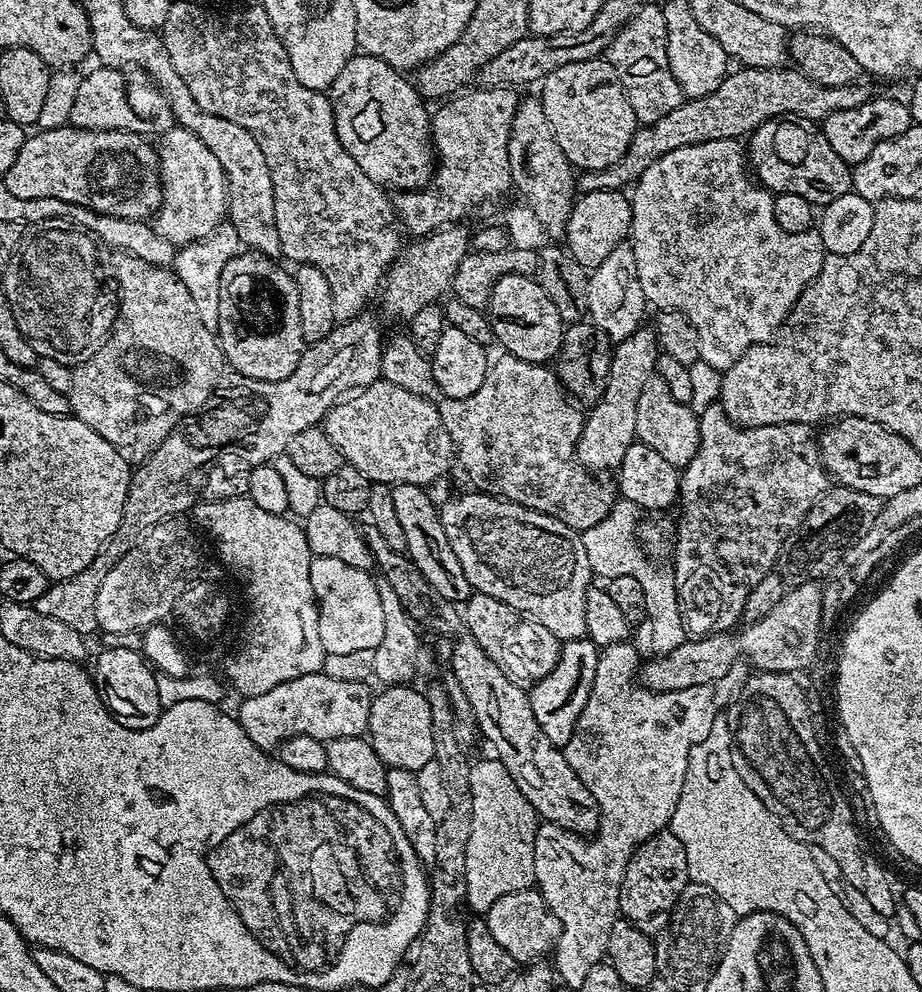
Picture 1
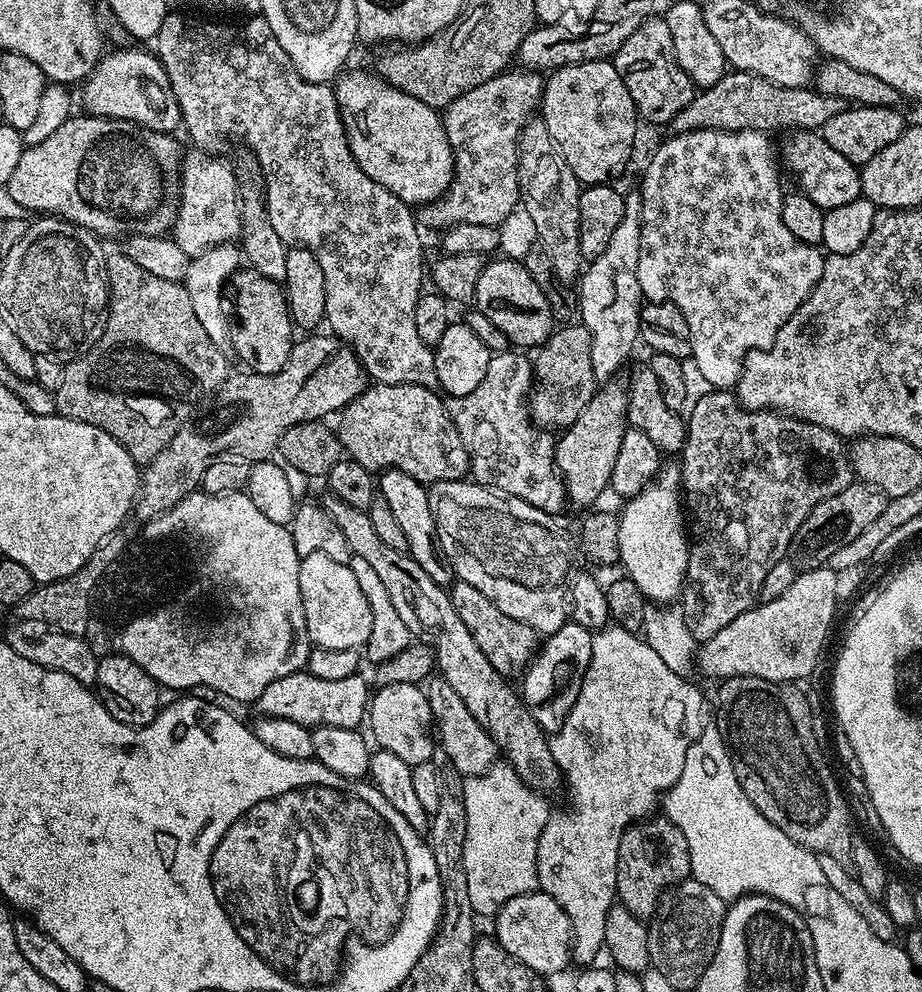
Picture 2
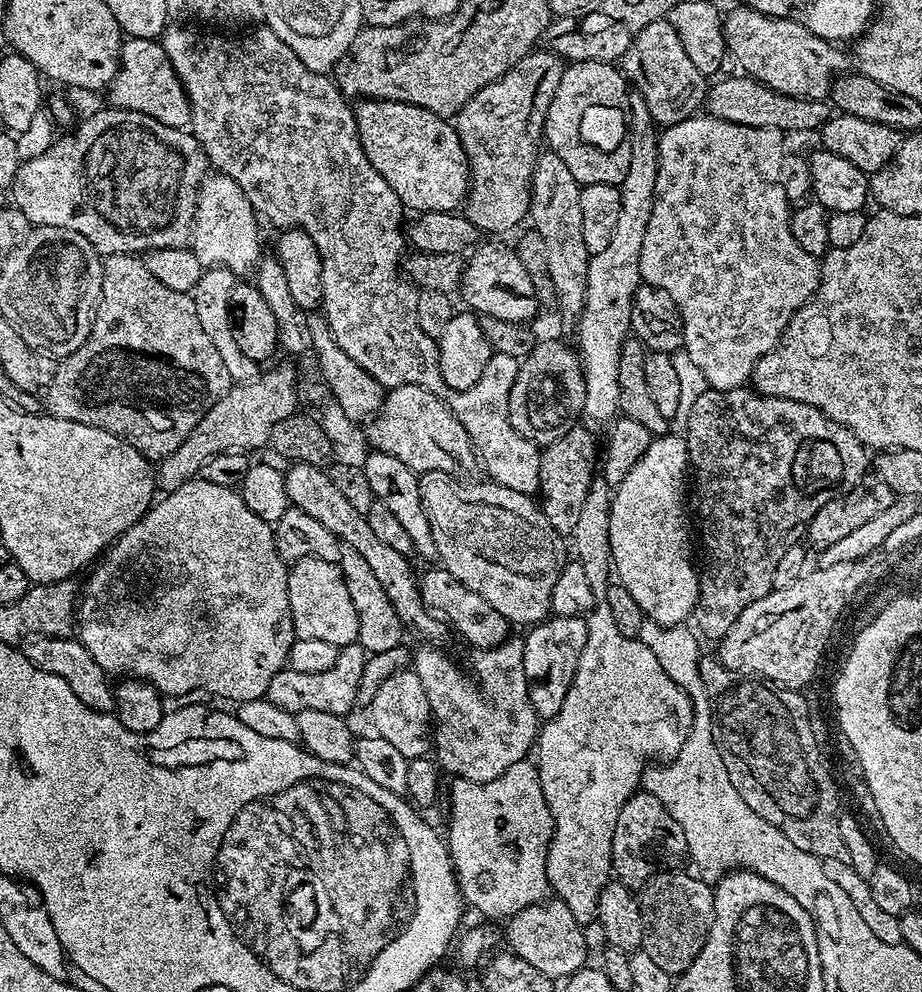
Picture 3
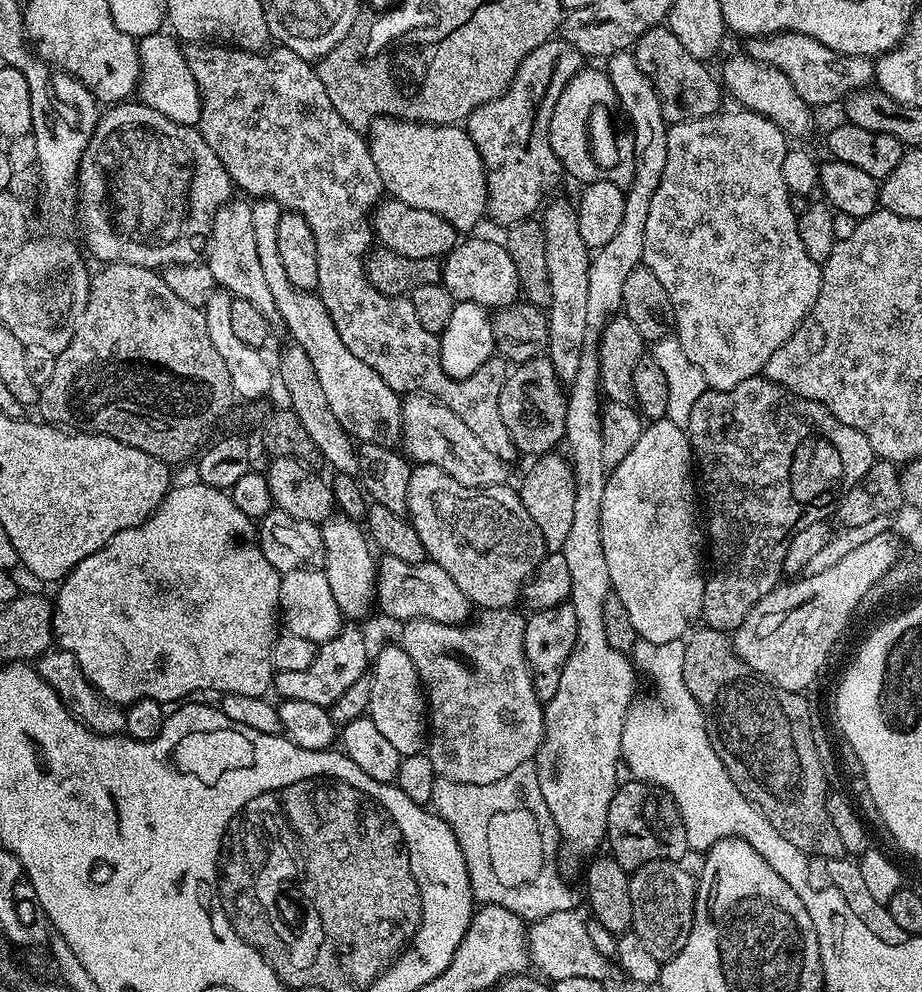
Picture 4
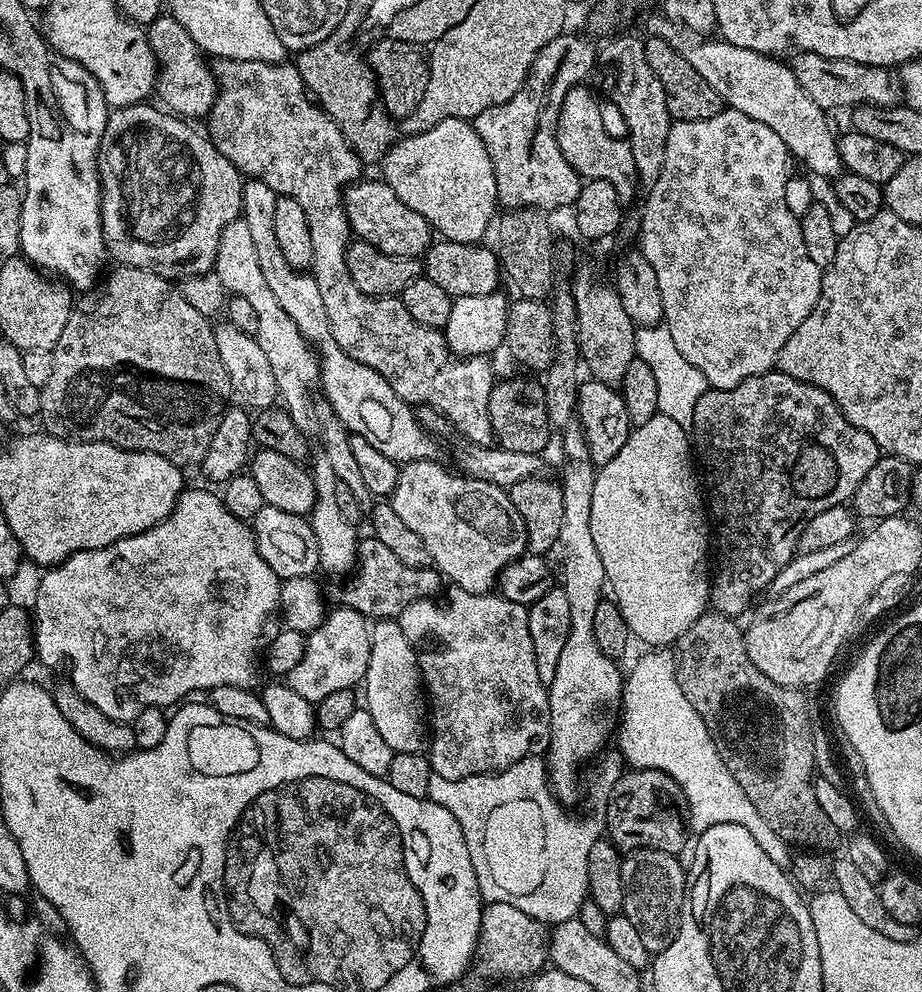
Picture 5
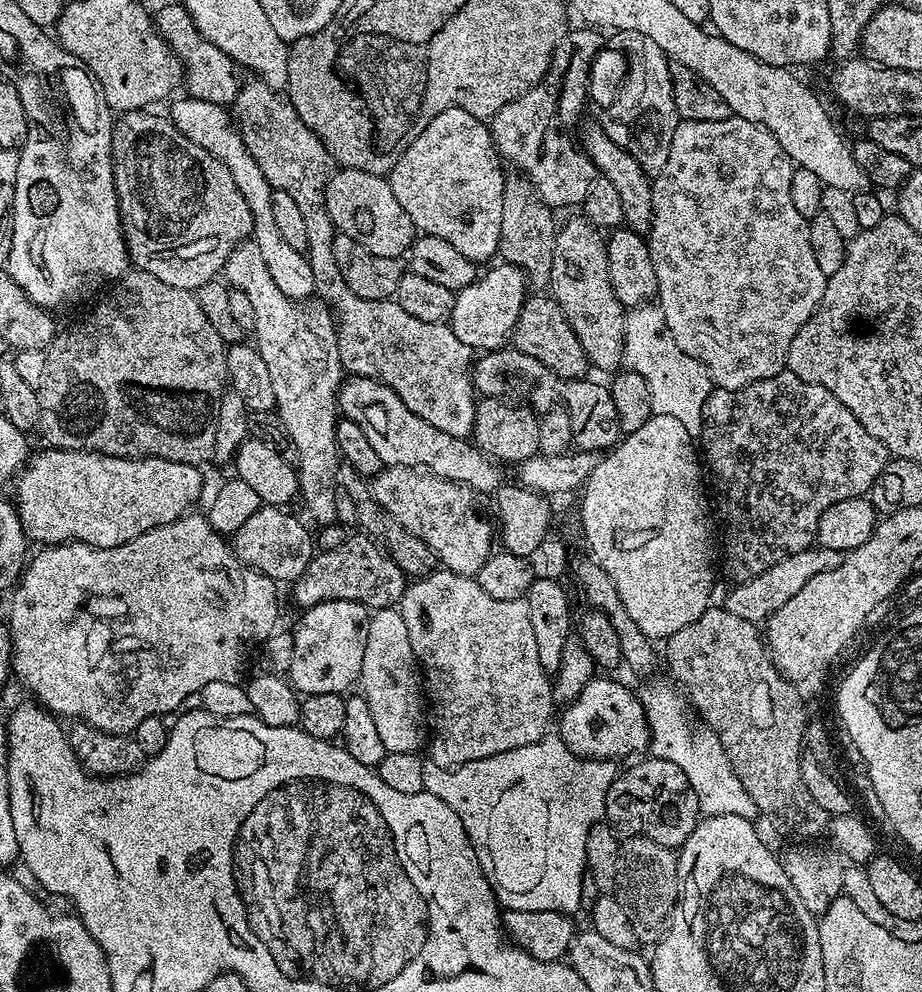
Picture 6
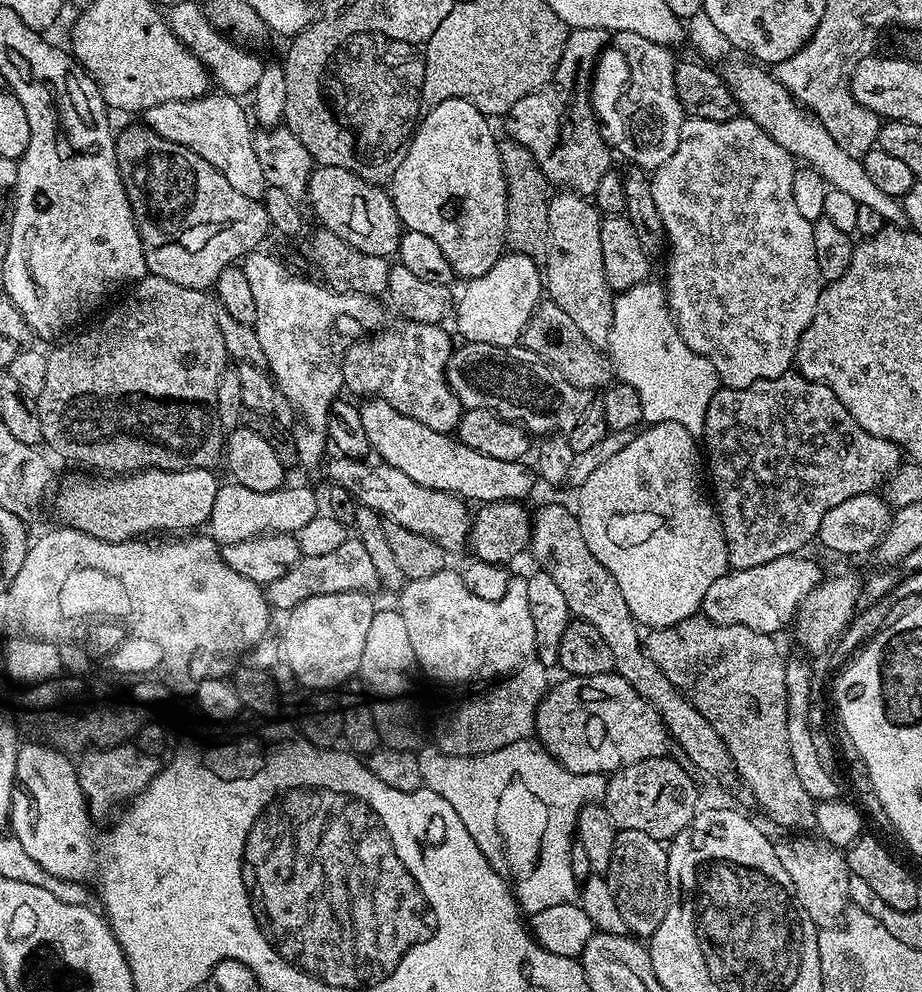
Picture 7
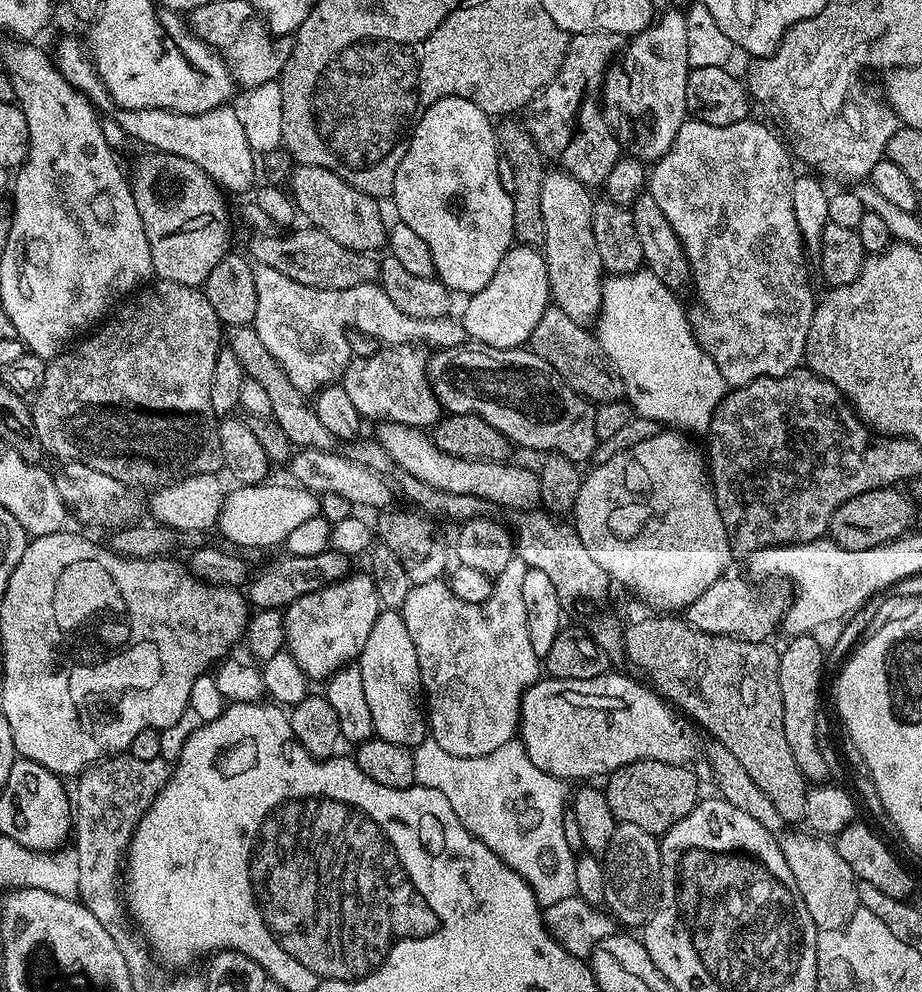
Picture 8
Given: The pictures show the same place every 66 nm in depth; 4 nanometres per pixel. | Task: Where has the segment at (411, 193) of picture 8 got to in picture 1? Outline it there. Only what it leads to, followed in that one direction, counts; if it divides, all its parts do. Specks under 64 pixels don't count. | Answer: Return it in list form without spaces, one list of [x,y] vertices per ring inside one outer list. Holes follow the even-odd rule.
[[[357,54],[348,59],[346,66],[342,66],[342,71],[338,73],[338,78],[334,78],[330,89],[338,142],[342,142],[346,154],[350,154],[354,162],[358,162],[358,170],[362,170],[366,178],[388,190],[426,188],[434,175],[430,112],[429,109],[424,109],[426,101],[417,92],[415,83],[404,76],[407,75],[401,69],[390,66],[382,58]]]

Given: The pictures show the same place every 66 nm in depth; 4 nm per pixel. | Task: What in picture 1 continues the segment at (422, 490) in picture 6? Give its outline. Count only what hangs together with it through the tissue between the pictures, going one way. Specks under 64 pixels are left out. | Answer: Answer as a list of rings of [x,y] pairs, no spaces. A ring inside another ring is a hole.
[[[479,490],[467,491],[445,504],[441,503],[439,509],[442,530],[446,530],[450,550],[454,550],[458,562],[462,562],[462,570],[472,589],[490,594],[490,598],[498,598],[506,602],[506,606],[527,614],[546,626],[561,642],[587,637],[586,598],[588,589],[594,584],[594,573],[590,558],[586,556],[583,535],[566,526],[566,522],[530,510],[525,504],[489,496]]]

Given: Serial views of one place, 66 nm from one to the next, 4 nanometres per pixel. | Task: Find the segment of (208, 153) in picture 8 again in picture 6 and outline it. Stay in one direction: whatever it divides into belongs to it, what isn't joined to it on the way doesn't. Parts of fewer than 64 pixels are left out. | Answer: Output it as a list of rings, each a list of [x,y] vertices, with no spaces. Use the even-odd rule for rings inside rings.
[[[187,94],[181,96],[181,100],[171,101],[171,104],[173,103],[172,113],[170,113],[172,125],[182,134],[186,134],[190,142],[198,142],[202,150],[214,154],[214,158],[218,158],[218,162],[222,162],[222,166],[230,170],[234,183],[242,193],[242,198],[246,198],[246,206],[250,208],[251,243],[258,246],[258,254],[262,254],[262,259],[266,262],[266,270],[270,270],[270,278],[274,278],[274,286],[278,286],[278,290],[282,290],[282,294],[286,294],[291,300],[307,301],[316,290],[314,270],[310,270],[307,255],[294,250],[294,246],[287,244],[282,238],[282,233],[278,231],[278,226],[274,222],[274,205],[270,203],[273,186],[266,178],[266,174],[262,174],[258,162],[254,162],[250,152],[246,150],[246,144],[240,137],[239,127],[234,123],[229,109],[222,104],[202,102]]]

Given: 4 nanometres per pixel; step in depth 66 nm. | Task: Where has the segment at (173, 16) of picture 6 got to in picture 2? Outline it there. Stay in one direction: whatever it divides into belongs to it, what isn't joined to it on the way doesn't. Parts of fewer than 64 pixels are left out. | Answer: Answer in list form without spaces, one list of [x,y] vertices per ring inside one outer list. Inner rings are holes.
[[[132,46],[136,48],[124,48],[121,52],[109,51],[101,56],[96,69],[83,81],[84,104],[89,113],[102,118],[114,118],[115,120],[129,120],[138,126],[146,126],[155,132],[175,133],[176,127],[181,127],[182,117],[180,114],[180,98],[172,89],[170,78],[162,66],[162,62],[156,56],[155,51],[146,49],[144,46]]]

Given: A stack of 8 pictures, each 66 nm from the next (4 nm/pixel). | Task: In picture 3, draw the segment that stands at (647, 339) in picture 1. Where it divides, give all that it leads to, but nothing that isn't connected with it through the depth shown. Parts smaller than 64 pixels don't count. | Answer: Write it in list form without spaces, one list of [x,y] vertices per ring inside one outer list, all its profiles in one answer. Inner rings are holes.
[[[583,426],[571,428],[565,436],[558,438],[558,442],[541,451],[538,503],[558,534],[571,534],[578,526],[578,514],[582,514],[582,506],[586,506],[586,494],[597,472],[596,440],[591,430]]]

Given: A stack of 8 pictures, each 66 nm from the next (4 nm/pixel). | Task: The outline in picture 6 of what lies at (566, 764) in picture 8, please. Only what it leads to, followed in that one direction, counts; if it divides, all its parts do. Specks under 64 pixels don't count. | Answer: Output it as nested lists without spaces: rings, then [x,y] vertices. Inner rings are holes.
[[[589,680],[587,686],[576,695],[576,699],[563,705],[564,713],[559,713],[558,735],[562,743],[584,760],[615,760],[620,756],[635,757],[649,747],[648,719],[635,691],[631,692],[616,680]]]

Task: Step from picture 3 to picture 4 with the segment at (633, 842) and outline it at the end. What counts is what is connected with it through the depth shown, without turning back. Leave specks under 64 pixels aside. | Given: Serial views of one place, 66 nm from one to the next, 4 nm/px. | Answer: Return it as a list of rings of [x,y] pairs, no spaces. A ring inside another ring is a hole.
[[[625,779],[617,787],[608,811],[606,848],[613,860],[631,874],[657,858],[680,858],[689,855],[686,826],[678,806],[663,788],[647,784],[645,780]]]

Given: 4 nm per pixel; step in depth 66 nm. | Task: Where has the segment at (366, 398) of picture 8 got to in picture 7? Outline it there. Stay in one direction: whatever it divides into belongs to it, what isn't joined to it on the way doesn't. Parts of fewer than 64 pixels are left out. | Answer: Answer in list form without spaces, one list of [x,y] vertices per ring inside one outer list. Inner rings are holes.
[[[413,320],[400,322],[397,328],[388,328],[369,340],[360,340],[343,349],[340,365],[344,375],[344,388],[347,391],[361,392],[364,398],[388,400],[394,410],[422,422],[422,426],[430,426],[430,430],[438,430],[449,434],[455,433],[460,425],[462,405],[448,384],[448,376],[444,371],[454,351],[454,343],[448,337],[447,327],[438,324],[419,324]]]

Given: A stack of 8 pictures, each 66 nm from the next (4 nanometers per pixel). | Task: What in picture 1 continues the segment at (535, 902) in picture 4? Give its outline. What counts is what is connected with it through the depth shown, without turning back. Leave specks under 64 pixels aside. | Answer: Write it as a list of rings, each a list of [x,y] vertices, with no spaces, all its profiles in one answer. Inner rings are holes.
[[[490,758],[490,760],[475,761],[470,770],[470,794],[472,795],[472,821],[470,822],[470,842],[466,842],[466,850],[468,851],[468,898],[466,901],[467,907],[472,908],[473,913],[484,914],[487,913],[490,906],[494,906],[494,902],[498,902],[498,898],[502,898],[502,894],[514,894],[523,888],[531,888],[536,884],[536,875],[534,874],[534,854],[532,853],[531,839],[526,835],[520,836],[524,832],[524,828],[520,825],[520,815],[523,812],[529,811],[528,803],[524,800],[523,794],[518,790],[518,786],[511,780],[510,774],[507,773],[505,766],[497,758]]]

